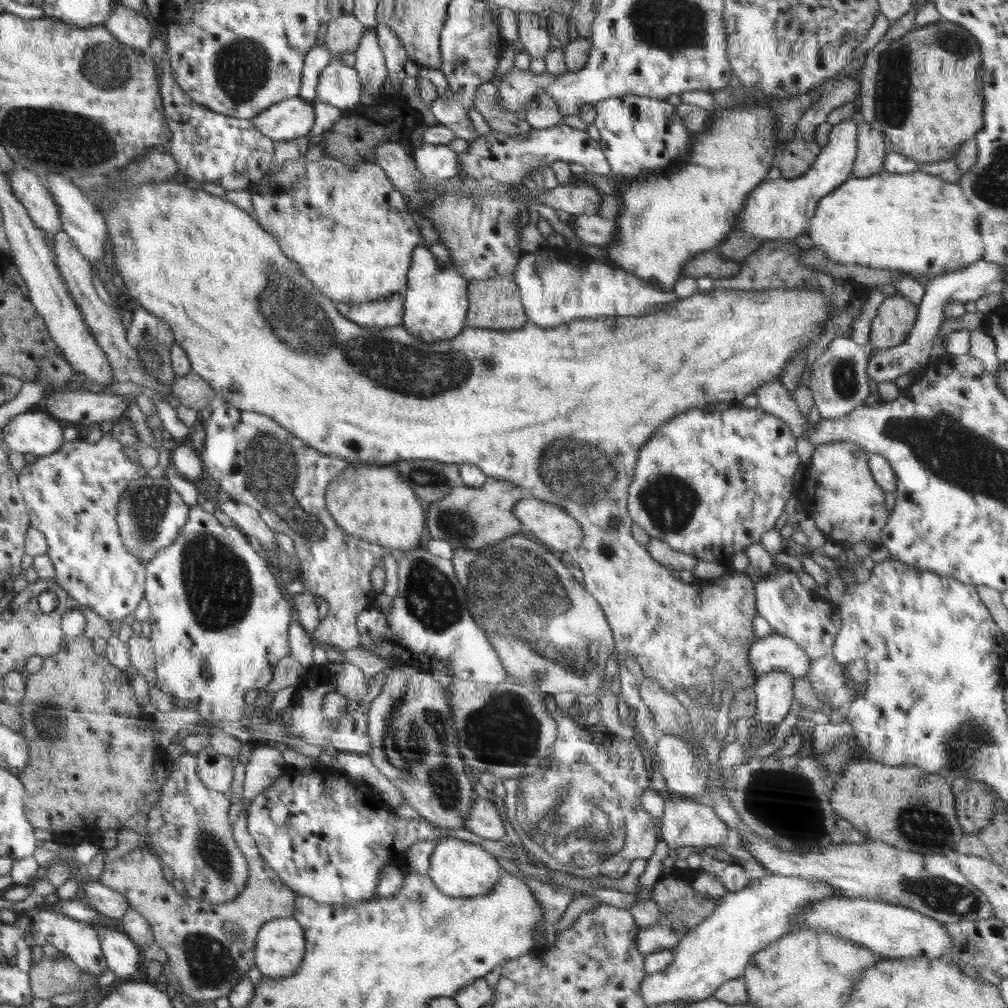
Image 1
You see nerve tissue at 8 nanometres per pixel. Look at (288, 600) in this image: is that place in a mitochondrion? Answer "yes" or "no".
no

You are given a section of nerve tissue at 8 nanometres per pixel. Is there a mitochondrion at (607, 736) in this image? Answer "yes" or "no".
no

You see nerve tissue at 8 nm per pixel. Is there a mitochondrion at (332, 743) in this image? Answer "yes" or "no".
no

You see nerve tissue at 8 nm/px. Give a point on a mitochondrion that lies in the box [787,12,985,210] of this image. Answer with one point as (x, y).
(895, 100)

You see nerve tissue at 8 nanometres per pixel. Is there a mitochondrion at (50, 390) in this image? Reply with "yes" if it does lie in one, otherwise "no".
no

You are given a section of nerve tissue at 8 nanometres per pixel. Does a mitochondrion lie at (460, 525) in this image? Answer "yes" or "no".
yes

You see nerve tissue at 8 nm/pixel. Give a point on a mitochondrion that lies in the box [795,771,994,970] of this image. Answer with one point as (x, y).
(943, 894)

